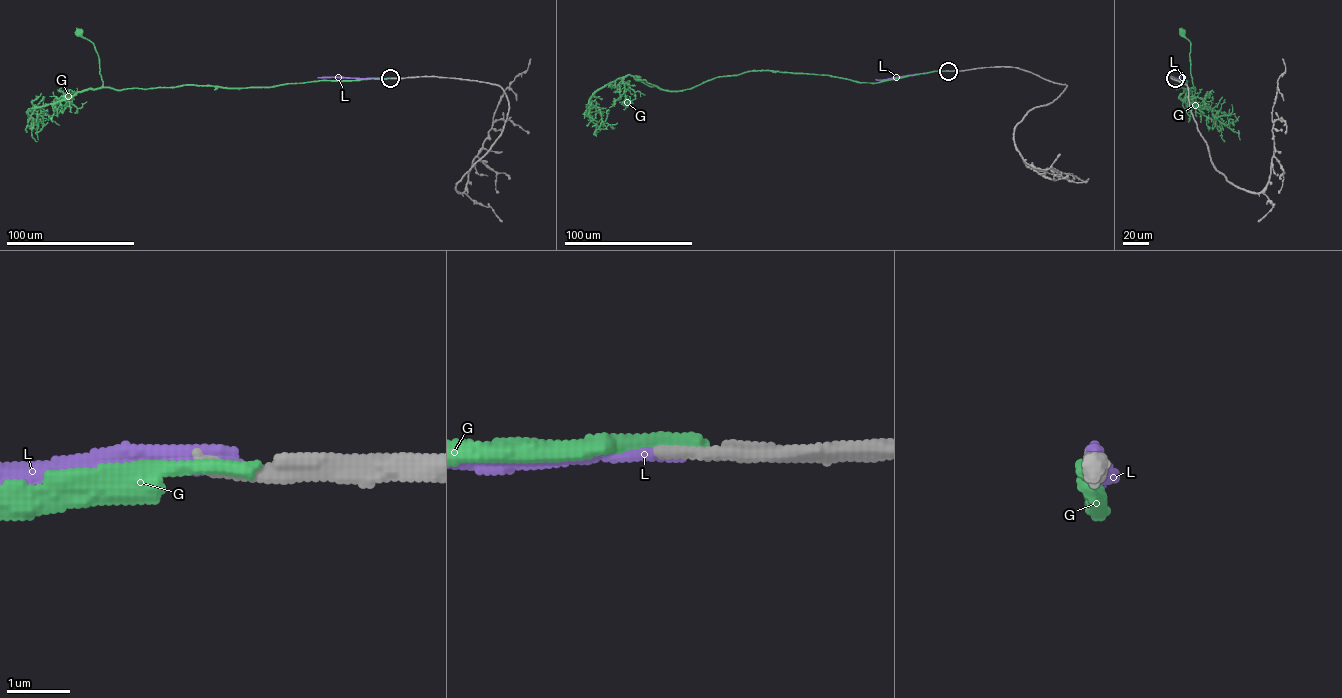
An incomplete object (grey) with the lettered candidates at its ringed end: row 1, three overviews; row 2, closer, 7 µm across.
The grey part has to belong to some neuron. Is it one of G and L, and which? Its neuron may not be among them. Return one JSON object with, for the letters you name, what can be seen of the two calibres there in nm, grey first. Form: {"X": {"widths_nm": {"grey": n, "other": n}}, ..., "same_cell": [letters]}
{"L": {"widths_nm": {"grey": 240, "other": 280}}, "same_cell": ["L"]}

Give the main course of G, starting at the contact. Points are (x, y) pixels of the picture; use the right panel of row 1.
G: (1174, 78), (1187, 81), (1176, 88), (1174, 85), (1194, 90), (1190, 73), (1190, 42), (1182, 32)

